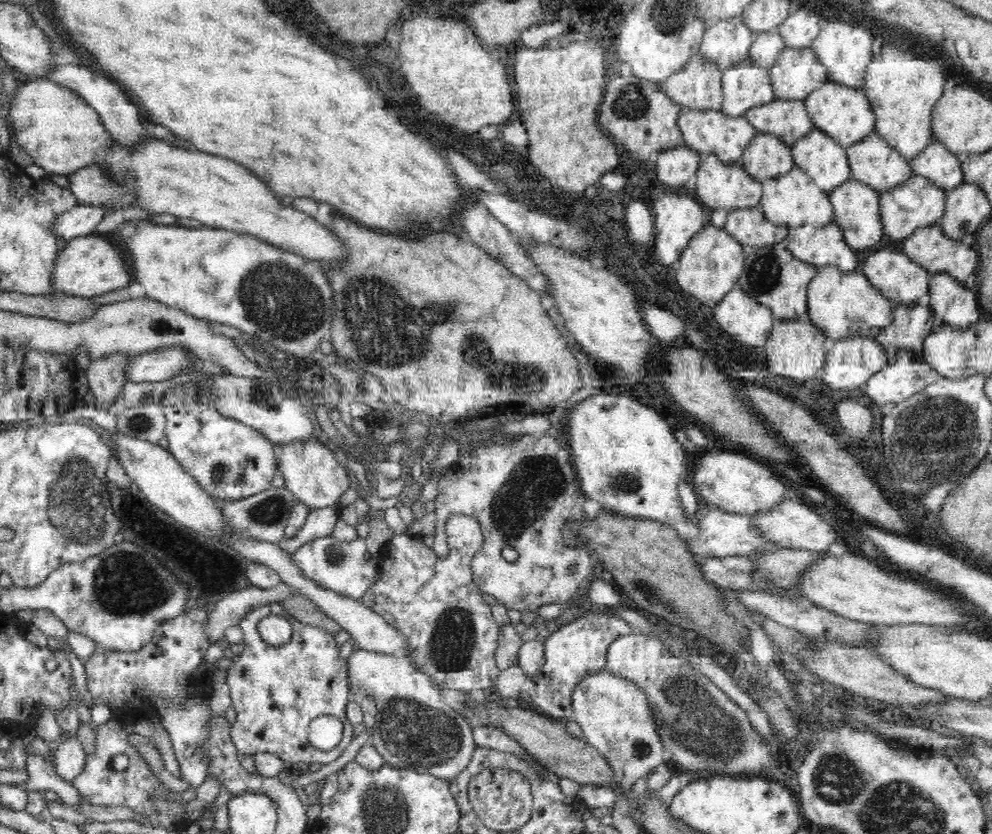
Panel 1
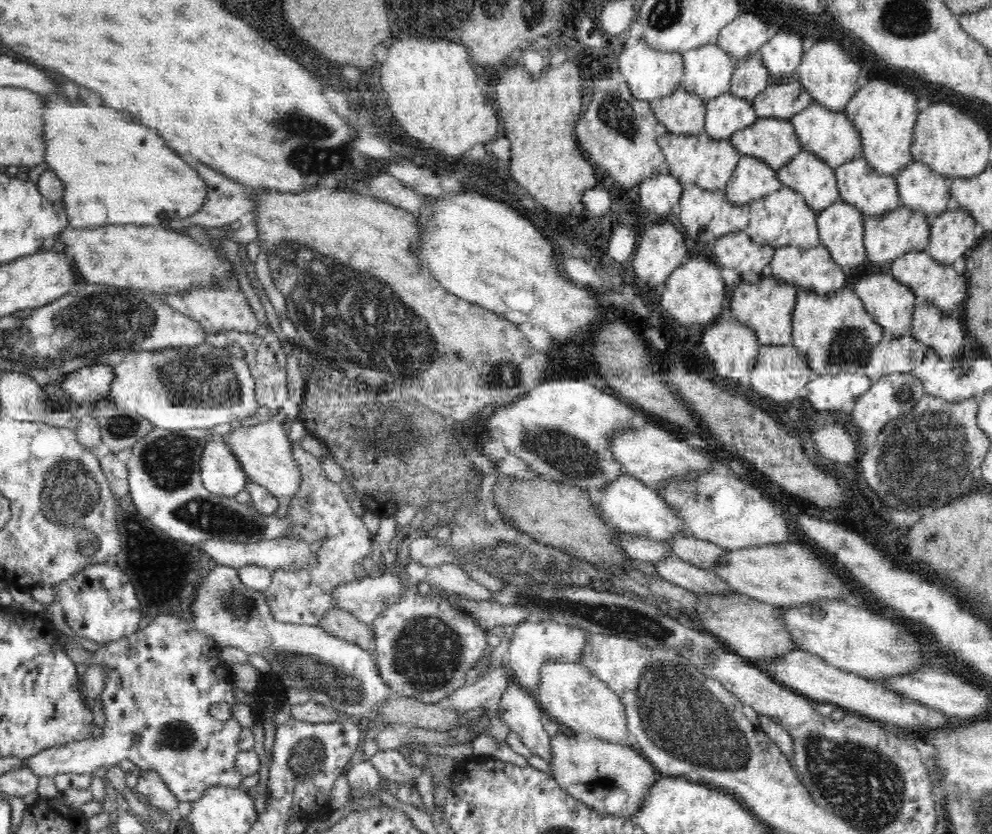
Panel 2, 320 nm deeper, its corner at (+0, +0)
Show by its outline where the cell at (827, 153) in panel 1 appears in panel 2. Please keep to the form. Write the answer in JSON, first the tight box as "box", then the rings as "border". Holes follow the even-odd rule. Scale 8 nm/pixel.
{"box":[777,149,840,213],"border":[[[802,149],[777,172],[782,184],[804,193],[806,203],[817,213],[840,200],[835,169],[808,149]]]}

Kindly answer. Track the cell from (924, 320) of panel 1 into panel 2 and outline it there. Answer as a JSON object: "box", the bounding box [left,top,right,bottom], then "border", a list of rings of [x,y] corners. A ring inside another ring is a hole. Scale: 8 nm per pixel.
{"box":[865,327,926,381],"border":[[[911,327],[899,337],[881,340],[873,349],[865,372],[873,381],[886,373],[913,372],[925,357],[926,345],[912,335]]]}

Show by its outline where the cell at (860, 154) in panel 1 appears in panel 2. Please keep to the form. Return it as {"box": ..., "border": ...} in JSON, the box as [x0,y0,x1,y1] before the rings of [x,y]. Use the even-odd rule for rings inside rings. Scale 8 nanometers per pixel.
{"box":[835,156,901,218],"border":[[[856,156],[846,164],[838,166],[835,169],[835,175],[838,179],[840,200],[856,205],[856,208],[864,213],[865,218],[883,215],[901,205],[896,176],[880,174],[868,163],[868,159],[864,156]]]}

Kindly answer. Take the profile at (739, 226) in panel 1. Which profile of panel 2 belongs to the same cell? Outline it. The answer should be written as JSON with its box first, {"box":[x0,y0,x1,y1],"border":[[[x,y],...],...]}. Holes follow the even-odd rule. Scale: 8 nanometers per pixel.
{"box":[713,229,775,279],"border":[[[745,229],[724,233],[714,240],[713,251],[723,268],[738,270],[742,279],[761,276],[762,269],[773,259],[775,248],[757,244]]]}

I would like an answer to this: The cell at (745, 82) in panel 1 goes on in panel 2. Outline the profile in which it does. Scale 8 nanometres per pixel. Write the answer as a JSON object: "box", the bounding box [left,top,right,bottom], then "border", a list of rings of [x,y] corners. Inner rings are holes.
{"box":[705,91,758,139],"border":[[[729,91],[708,100],[705,132],[716,139],[731,138],[734,132],[752,126],[758,118],[751,100]]]}

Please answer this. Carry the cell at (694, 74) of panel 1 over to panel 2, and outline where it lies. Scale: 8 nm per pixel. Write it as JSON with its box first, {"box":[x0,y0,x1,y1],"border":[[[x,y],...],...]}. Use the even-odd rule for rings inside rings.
{"box":[650,82,708,134],"border":[[[681,82],[670,96],[650,102],[656,117],[667,127],[670,134],[700,134],[705,131],[708,100],[689,92],[684,83]]]}

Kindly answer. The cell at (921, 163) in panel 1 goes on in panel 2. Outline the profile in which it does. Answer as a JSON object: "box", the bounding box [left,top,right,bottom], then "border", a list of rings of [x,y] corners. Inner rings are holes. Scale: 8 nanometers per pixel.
{"box":[896,162,950,218],"border":[[[913,162],[896,175],[902,205],[920,209],[934,218],[948,206],[950,178],[939,174],[924,162]]]}

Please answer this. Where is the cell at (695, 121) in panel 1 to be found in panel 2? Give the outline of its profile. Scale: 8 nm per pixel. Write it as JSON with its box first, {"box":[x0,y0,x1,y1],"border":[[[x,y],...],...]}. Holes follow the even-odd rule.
{"box":[659,131,741,189],"border":[[[705,131],[700,134],[666,133],[659,137],[659,144],[666,159],[664,170],[674,174],[685,188],[696,184],[704,189],[724,189],[741,157],[730,137],[716,139]]]}

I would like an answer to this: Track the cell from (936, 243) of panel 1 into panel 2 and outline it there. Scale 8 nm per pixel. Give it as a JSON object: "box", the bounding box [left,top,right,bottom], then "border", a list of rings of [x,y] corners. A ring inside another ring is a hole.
{"box":[888,250,968,312],"border":[[[927,250],[906,252],[902,256],[896,257],[888,269],[896,279],[912,287],[919,302],[934,301],[934,305],[938,305],[944,312],[952,311],[954,306],[964,302],[964,298],[968,296],[968,282],[964,276],[966,273],[958,274],[952,264],[936,261]]]}

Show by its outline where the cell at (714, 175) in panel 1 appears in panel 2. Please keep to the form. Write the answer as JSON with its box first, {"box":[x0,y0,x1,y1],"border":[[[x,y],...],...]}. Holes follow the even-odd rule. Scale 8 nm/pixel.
{"box":[679,184,751,246],"border":[[[696,184],[683,190],[679,205],[679,220],[685,229],[686,238],[694,239],[704,246],[724,233],[746,229],[751,216],[750,205],[732,203],[725,189],[704,189]]]}

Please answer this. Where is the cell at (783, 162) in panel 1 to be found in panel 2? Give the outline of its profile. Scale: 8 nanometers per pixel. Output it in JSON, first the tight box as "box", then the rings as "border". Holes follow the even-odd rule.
{"box":[724,155,783,205],"border":[[[742,155],[734,175],[731,176],[724,189],[732,203],[737,205],[749,204],[754,199],[776,192],[783,185],[782,181],[778,179],[778,175],[779,173],[771,168],[767,162],[763,162],[760,157]]]}

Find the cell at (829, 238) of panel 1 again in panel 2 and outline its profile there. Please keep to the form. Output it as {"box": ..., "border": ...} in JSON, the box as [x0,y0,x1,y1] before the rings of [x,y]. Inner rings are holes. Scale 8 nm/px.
{"box":[770,244,846,293],"border":[[[818,244],[812,248],[801,248],[801,246],[775,248],[770,266],[774,277],[796,283],[802,289],[812,289],[816,293],[838,292],[845,287],[846,274],[844,274],[843,266],[836,263],[831,249],[824,244]]]}

